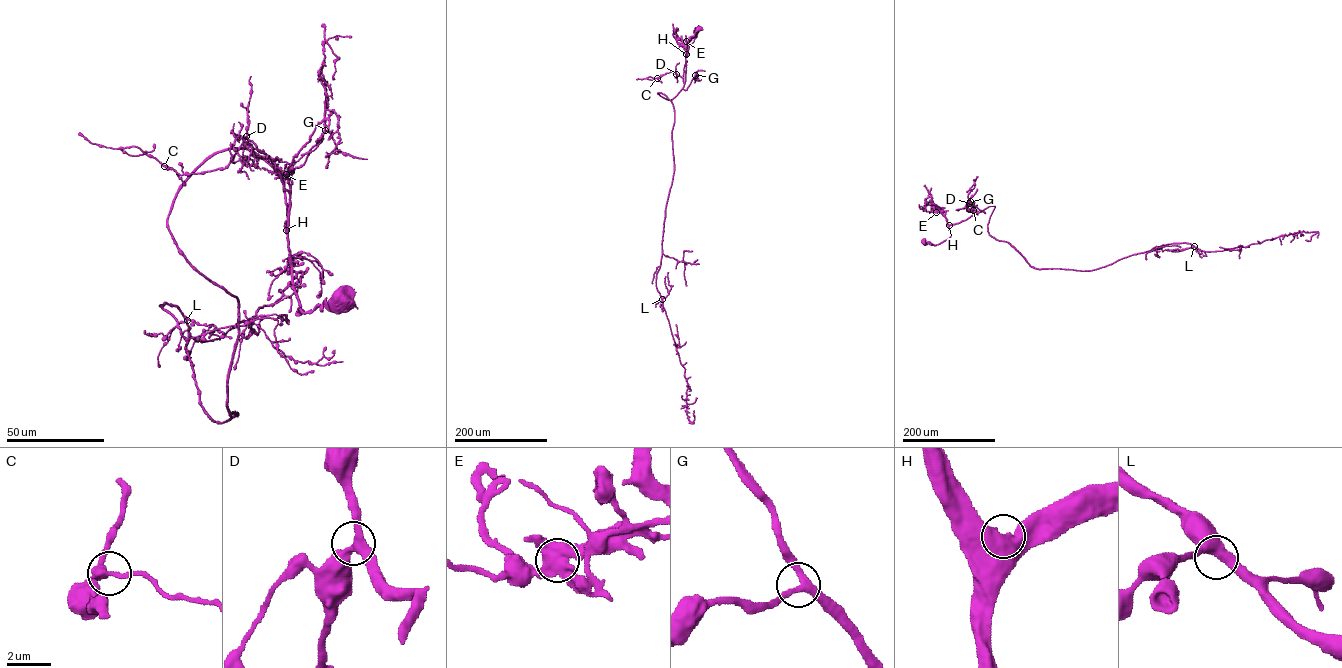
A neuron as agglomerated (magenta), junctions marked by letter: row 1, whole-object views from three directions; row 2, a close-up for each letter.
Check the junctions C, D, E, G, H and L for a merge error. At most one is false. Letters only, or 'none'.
E

